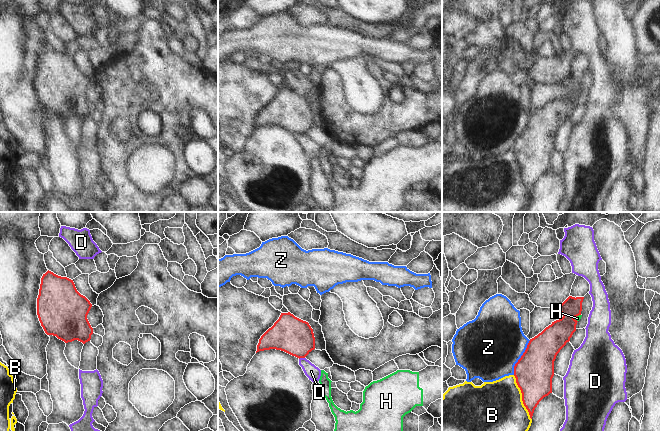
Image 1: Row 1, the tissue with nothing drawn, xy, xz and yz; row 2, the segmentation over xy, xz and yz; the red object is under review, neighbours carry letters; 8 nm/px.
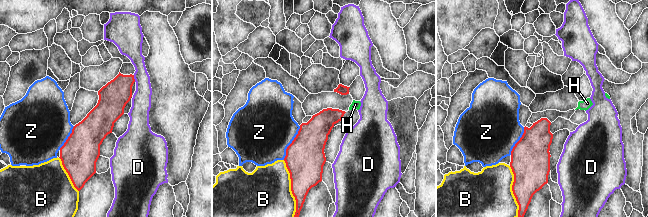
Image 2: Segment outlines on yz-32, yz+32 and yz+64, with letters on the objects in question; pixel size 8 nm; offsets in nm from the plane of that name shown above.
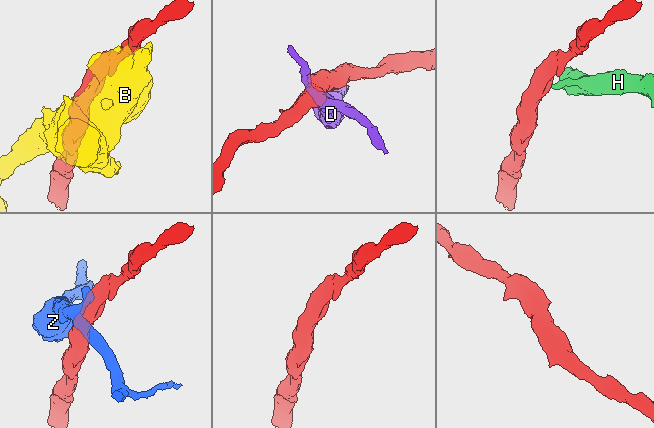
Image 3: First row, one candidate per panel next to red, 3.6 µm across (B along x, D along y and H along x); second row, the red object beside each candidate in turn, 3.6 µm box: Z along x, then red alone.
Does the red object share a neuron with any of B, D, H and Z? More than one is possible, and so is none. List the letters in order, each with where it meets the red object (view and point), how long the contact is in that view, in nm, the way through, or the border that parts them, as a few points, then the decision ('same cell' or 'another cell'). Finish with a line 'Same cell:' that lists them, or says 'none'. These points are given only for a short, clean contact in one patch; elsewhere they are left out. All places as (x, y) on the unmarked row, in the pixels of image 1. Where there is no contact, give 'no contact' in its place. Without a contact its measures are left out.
B: meets red in yz at (522, 173); contact 380 nm long; another cell
D: meets red in xz at (301, 133); contact 50 nm long; border along xz (304, 133), (299, 135); another cell
H: meets red in yz at (576, 92); contact 70 nm long; border along yz (580, 90), (573, 94); another cell
Z: meets red in yz at (521, 133); contact 320 nm long; border along yz (530, 116), (525, 127), (515, 140), (513, 150); another cell
Same cell: none

